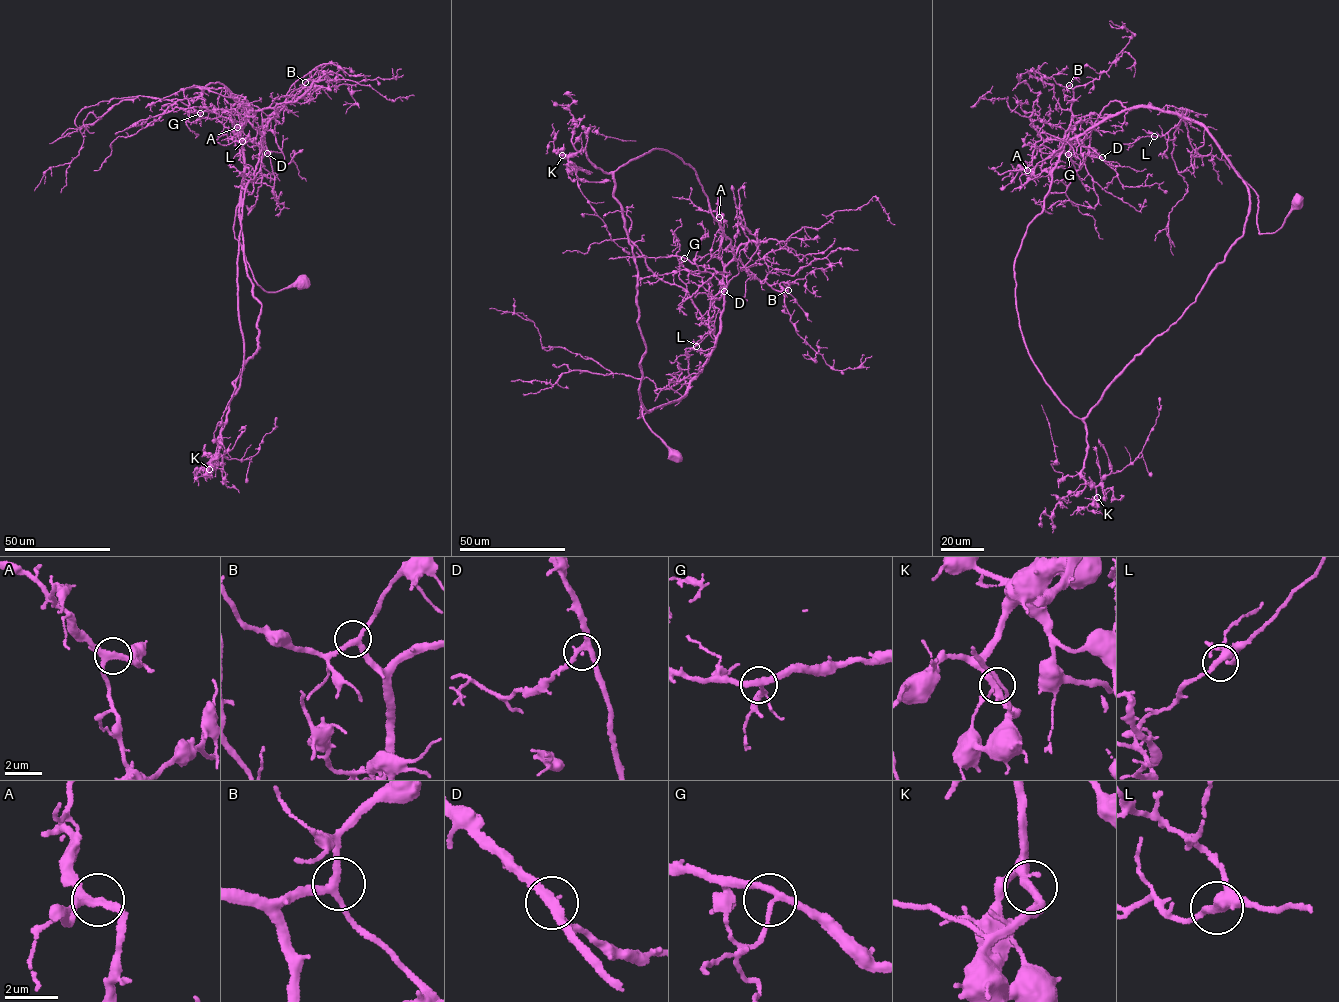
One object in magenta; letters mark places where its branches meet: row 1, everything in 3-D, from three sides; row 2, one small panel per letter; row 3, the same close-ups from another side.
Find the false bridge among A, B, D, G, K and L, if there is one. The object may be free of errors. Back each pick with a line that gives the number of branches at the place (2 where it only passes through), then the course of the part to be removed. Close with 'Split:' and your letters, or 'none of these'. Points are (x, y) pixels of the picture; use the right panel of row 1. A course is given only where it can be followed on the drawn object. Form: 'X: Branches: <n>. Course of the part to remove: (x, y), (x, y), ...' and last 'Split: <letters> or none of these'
Split: none of these

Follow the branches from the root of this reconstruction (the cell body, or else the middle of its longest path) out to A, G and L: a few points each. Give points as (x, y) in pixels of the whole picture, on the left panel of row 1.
A: (301, 283), (264, 290), (235, 238), (244, 167), (239, 133), (249, 106), (237, 127)
G: (301, 283), (264, 290), (235, 238), (244, 167), (239, 133), (250, 108), (245, 114), (220, 109), (200, 113)
L: (301, 283), (274, 292), (264, 290), (235, 238), (234, 220), (244, 167), (238, 133), (233, 141), (242, 141)

